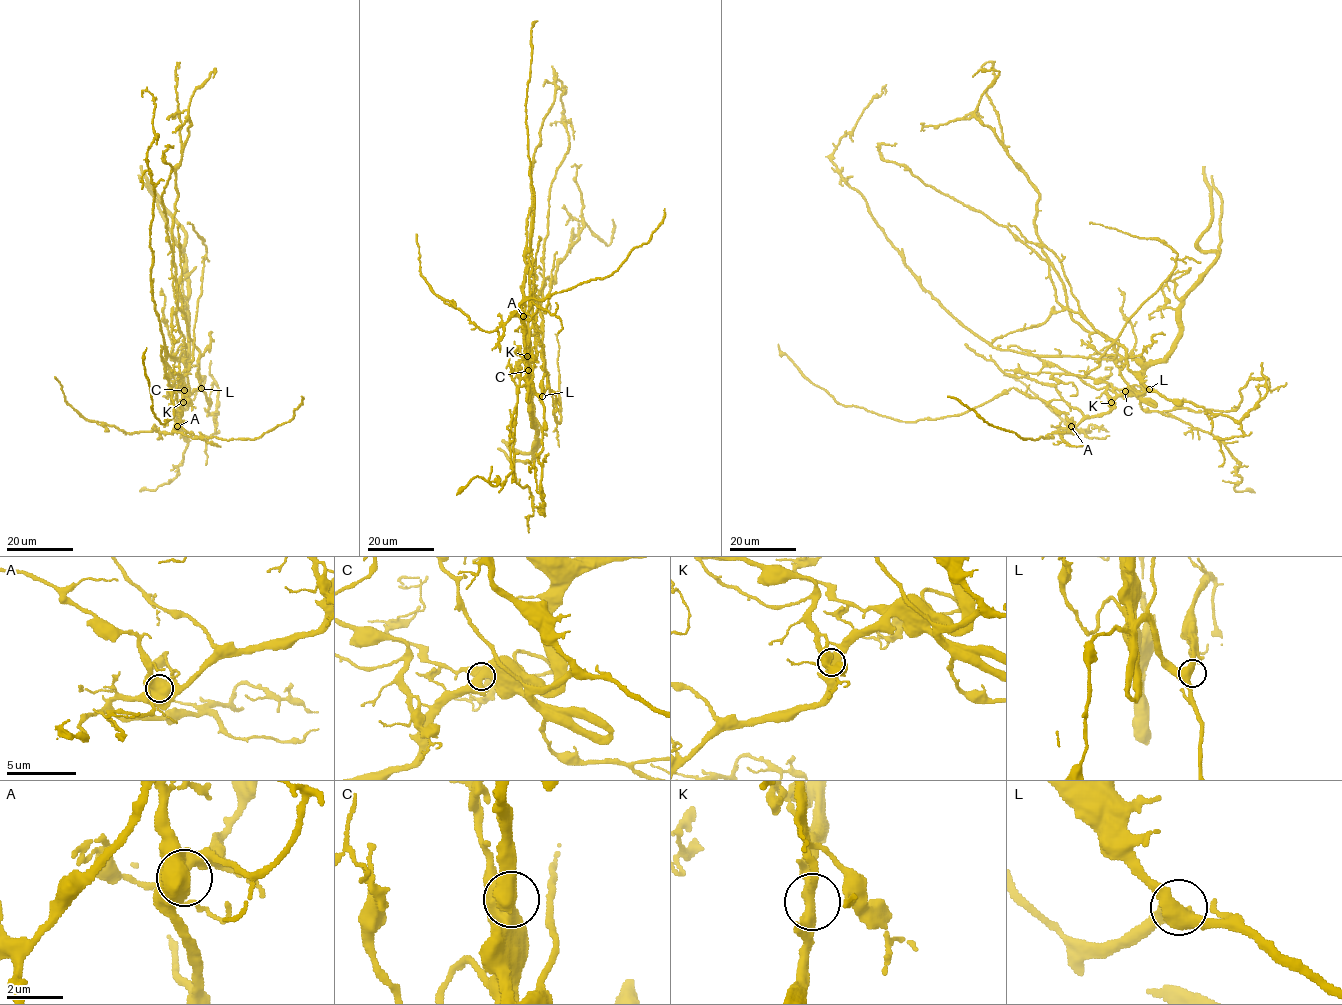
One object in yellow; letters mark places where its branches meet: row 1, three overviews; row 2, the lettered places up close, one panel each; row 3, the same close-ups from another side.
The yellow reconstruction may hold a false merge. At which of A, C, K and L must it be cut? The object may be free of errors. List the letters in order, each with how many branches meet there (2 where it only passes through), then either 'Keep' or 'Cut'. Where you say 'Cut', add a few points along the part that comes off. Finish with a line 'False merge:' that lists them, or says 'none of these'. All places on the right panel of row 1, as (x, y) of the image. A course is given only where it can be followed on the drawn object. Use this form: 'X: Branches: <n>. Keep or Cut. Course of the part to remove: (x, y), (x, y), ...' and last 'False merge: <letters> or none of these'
A: Branches: 3. Keep
C: Branches: 3. Keep
K: Branches: 3. Keep
L: Branches: 3. Keep
False merge: none of these

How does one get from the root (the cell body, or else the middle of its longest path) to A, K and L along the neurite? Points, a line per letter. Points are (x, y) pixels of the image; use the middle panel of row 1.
A: (530, 364), (530, 386), (527, 388), (523, 316)
K: (530, 364), (530, 386), (527, 388), (527, 356)
L: (530, 364), (530, 386), (526, 386), (531, 383), (533, 390), (542, 396)

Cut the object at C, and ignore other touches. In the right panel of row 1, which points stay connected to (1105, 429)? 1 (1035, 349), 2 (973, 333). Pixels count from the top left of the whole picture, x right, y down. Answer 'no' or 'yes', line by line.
1: yes
2: no

